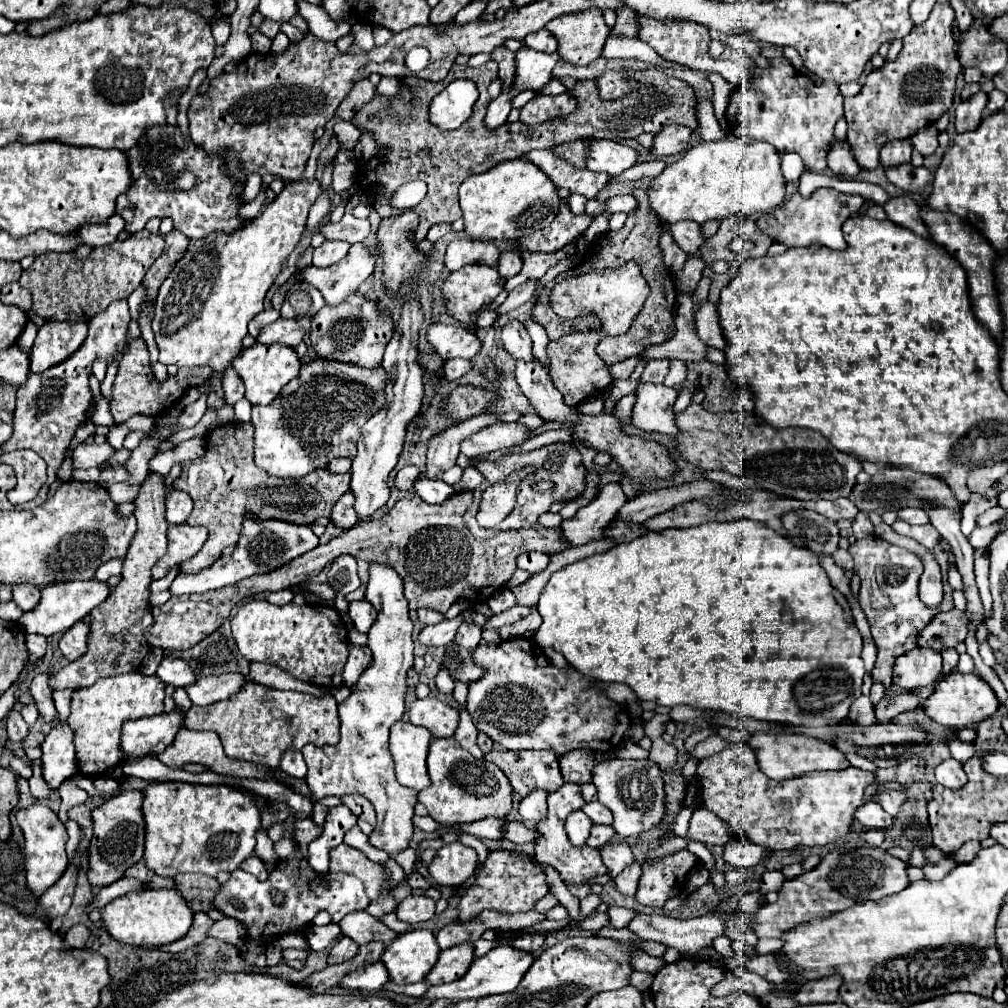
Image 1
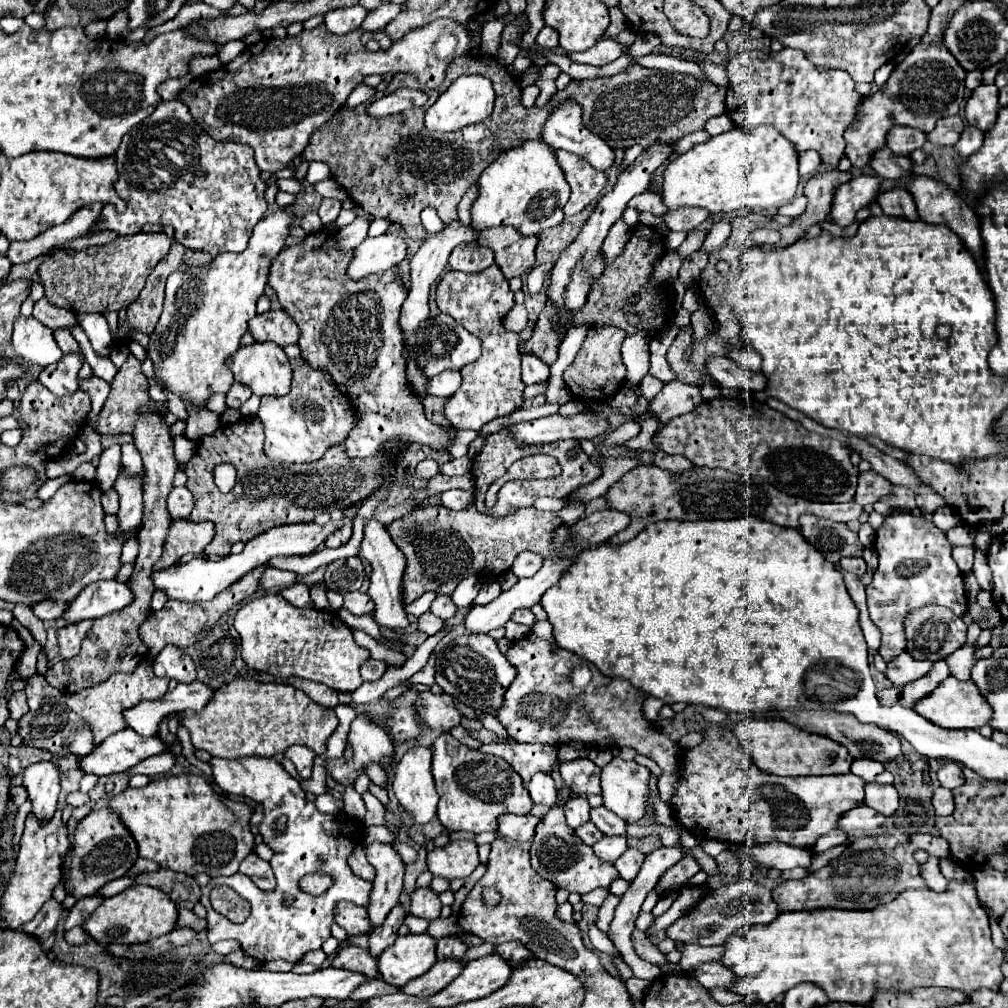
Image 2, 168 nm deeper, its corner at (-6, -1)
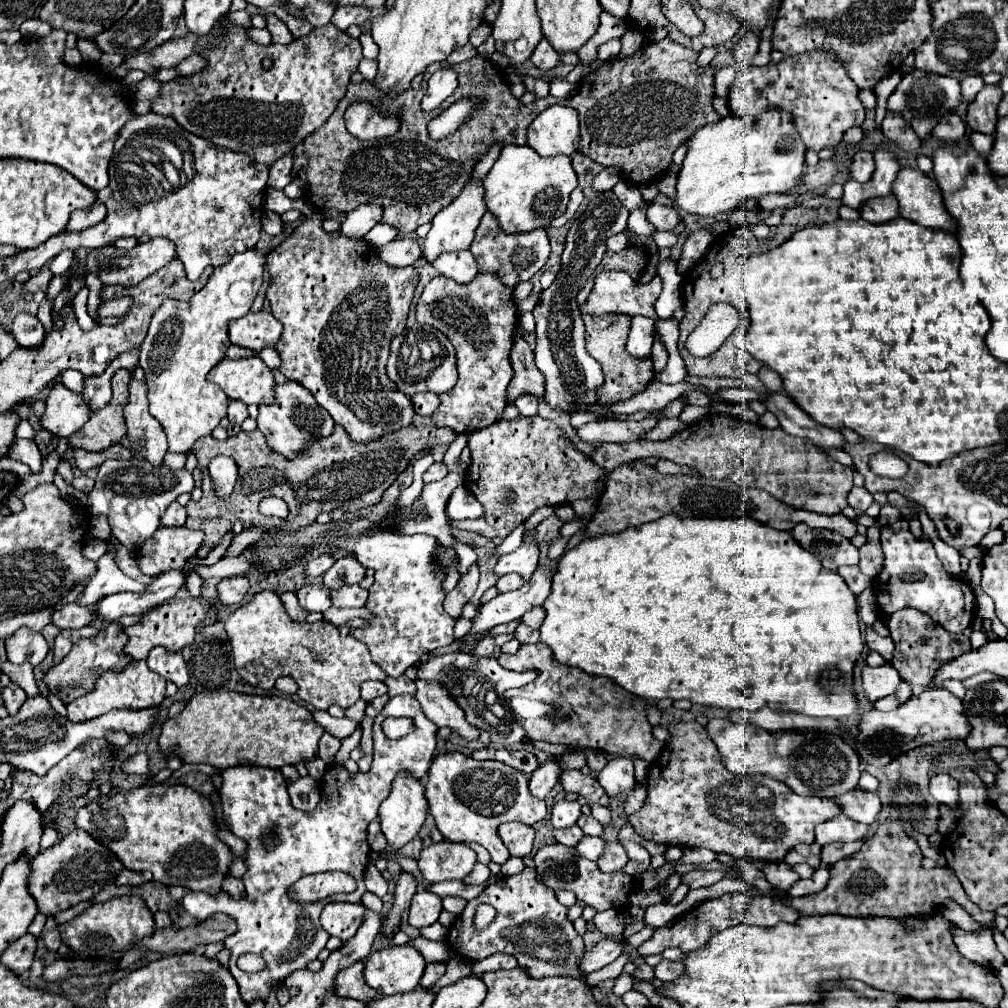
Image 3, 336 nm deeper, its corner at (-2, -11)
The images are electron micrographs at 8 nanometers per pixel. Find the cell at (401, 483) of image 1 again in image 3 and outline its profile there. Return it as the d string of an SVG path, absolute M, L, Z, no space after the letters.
M434 462L426 472L424 472L424 482L434 482L440 480L448 474L448 466L444 462Z

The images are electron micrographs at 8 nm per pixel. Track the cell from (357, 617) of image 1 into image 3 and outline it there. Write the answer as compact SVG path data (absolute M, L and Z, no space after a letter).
M352 584L352 586L342 586L338 590L332 590L330 598L332 598L332 606L338 608L362 608L366 604L368 592L358 584Z

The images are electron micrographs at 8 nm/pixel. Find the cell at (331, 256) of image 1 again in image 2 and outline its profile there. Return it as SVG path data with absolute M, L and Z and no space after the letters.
M356 218L352 224L344 226L338 230L336 234L336 244L340 250L354 250L356 246L360 246L360 242L366 238L366 232L368 232L368 220L364 218Z

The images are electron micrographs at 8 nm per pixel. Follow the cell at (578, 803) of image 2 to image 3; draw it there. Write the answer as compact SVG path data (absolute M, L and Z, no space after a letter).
M558 800L552 808L552 826L554 828L568 828L572 824L576 824L576 820L580 818L580 804L576 800Z

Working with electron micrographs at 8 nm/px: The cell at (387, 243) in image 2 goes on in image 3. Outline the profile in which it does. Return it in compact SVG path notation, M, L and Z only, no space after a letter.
M398 238L398 240L392 240L390 244L386 244L384 248L380 248L380 258L390 264L390 266L412 266L420 256L422 256L422 250L420 250L420 244L416 238Z

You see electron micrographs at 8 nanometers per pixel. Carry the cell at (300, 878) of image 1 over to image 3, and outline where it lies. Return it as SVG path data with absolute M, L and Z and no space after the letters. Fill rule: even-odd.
M400 694L400 696L394 696L390 698L390 702L382 708L382 712L376 716L374 720L374 762L370 766L370 770L366 774L362 772L356 772L356 774L350 774L342 764L328 764L326 766L326 772L322 774L320 778L320 802L318 806L312 810L312 812L302 812L302 810L296 810L292 804L290 804L290 796L288 796L288 790L286 790L286 780L282 776L280 770L274 770L274 768L256 768L256 766L232 766L232 768L226 768L222 770L222 788L220 788L220 798L222 798L222 812L224 812L224 822L226 826L230 828L230 832L238 838L242 838L246 842L246 852L244 852L244 862L246 862L246 874L242 876L242 882L246 886L246 896L242 900L234 900L230 898L228 894L220 892L216 894L214 898L204 894L204 892L188 892L184 898L182 898L182 904L186 908L188 914L192 914L198 922L206 920L208 916L216 914L216 912L224 912L224 914L230 914L230 916L236 916L236 922L238 922L238 932L228 936L224 940L224 946L230 948L232 956L230 956L230 972L240 988L240 996L242 1000L246 1002L246 1006L250 1006L252 1002L256 1000L262 1000L266 1002L266 998L270 996L270 990L274 986L274 982L282 982L286 976L290 976L292 972L296 970L302 970L306 968L308 962L316 960L320 950L326 946L330 934L322 928L320 924L320 912L322 908L328 904L328 902L360 902L362 894L366 892L366 886L364 886L364 868L368 864L368 842L366 842L366 836L368 836L368 824L376 818L378 814L378 806L382 804L382 800L388 798L390 790L392 790L392 782L394 778L404 772L416 780L422 780L426 774L428 774L428 768L430 768L430 762L432 762L432 756L434 756L434 750L436 750L436 732L438 732L438 726L428 720L418 704L418 700L410 694ZM388 716L404 716L404 718L410 718L414 722L414 732L398 738L398 740L390 740L384 732L382 732L382 722L388 718ZM262 836L276 836L276 844L274 848L266 848L264 842L262 842ZM326 870L340 870L340 872L350 872L354 878L356 878L356 884L358 888L352 892L352 894L336 894L336 896L328 896L324 900L318 900L314 904L296 904L290 896L288 896L288 890L292 888L294 882L298 882L302 876L308 876L308 874L316 874L316 872L326 872ZM242 954L260 954L266 962L264 970L260 972L242 972L238 966L236 966L236 960L242 956Z

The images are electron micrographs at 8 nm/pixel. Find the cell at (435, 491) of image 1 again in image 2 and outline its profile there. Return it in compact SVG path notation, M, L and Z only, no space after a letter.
M446 490L444 494L440 494L442 498L442 506L446 508L452 508L452 510L462 510L462 508L468 508L472 504L472 498L474 498L474 492L472 490Z

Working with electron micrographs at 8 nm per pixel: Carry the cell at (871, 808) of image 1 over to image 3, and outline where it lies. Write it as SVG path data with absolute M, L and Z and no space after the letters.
M840 814L840 816L816 826L816 842L824 846L824 844L830 844L830 842L864 840L868 836L868 830L870 830L870 826L854 822L848 816Z

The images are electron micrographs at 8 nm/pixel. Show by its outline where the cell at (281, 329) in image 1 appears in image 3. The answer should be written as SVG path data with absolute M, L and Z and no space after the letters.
M248 312L240 320L232 320L228 326L230 342L242 348L260 352L266 346L274 346L280 338L282 324L270 312Z

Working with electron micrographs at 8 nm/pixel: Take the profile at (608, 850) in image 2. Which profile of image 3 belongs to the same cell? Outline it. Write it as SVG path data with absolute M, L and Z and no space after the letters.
M582 836L582 840L574 846L574 850L580 856L596 862L598 856L602 854L602 850L604 850L604 842L602 842L602 838L596 838L596 836Z

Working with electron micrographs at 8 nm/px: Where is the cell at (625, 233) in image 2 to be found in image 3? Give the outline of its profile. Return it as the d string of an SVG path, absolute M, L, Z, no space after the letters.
M624 232L614 234L606 239L607 249L613 252L622 251L628 244L629 241Z

